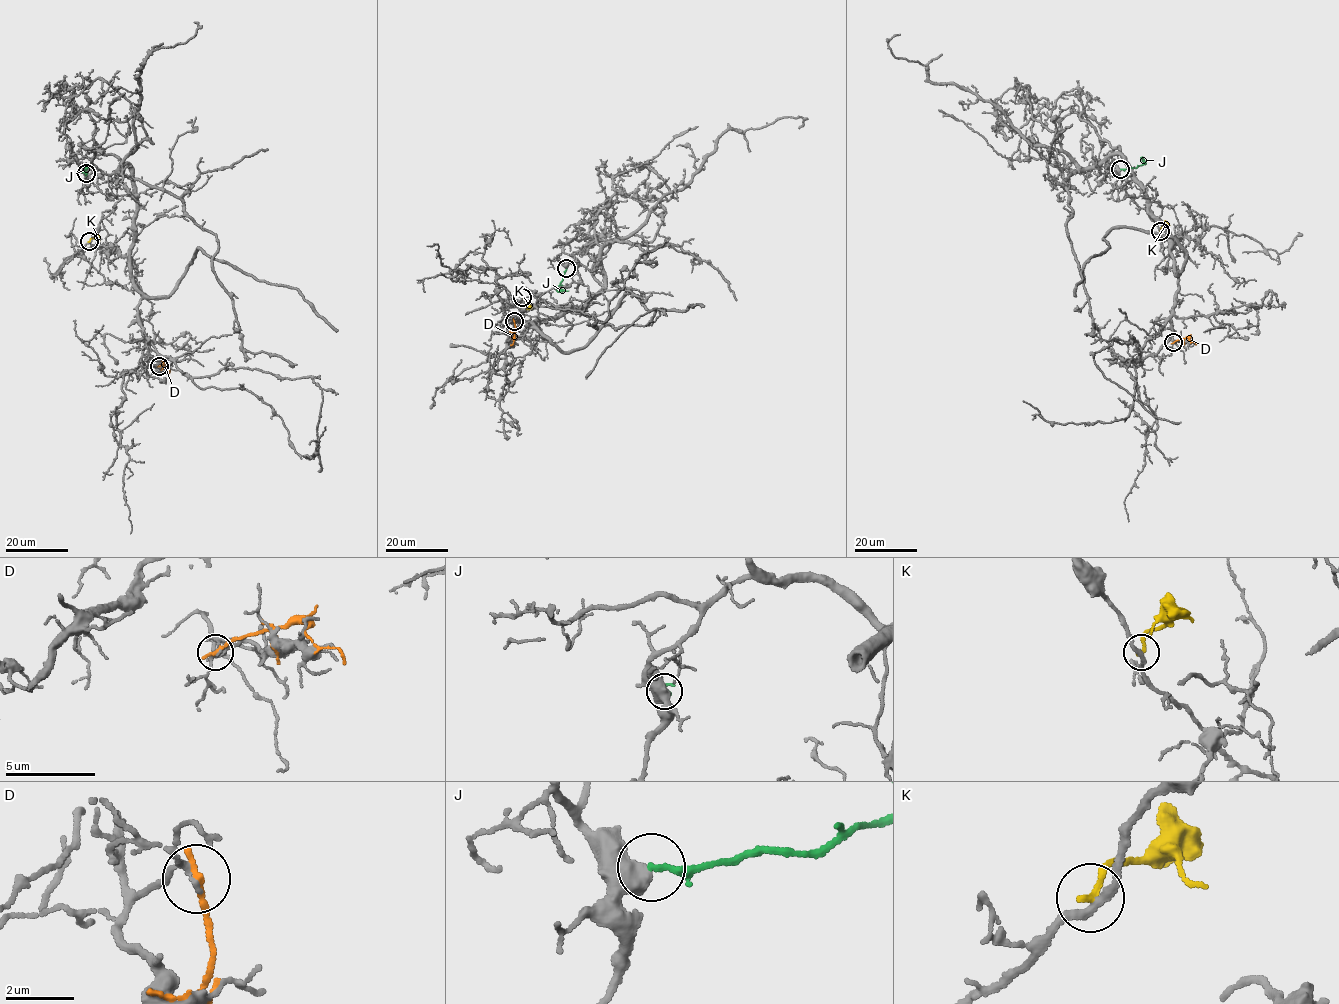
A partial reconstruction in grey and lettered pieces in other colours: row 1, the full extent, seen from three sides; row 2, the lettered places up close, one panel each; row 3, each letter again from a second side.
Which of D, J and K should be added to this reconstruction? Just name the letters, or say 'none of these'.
none of these

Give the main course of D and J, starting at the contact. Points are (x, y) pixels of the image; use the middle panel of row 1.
D: (514, 321), (514, 341), (510, 345)
J: (566, 268), (557, 290), (569, 291)

